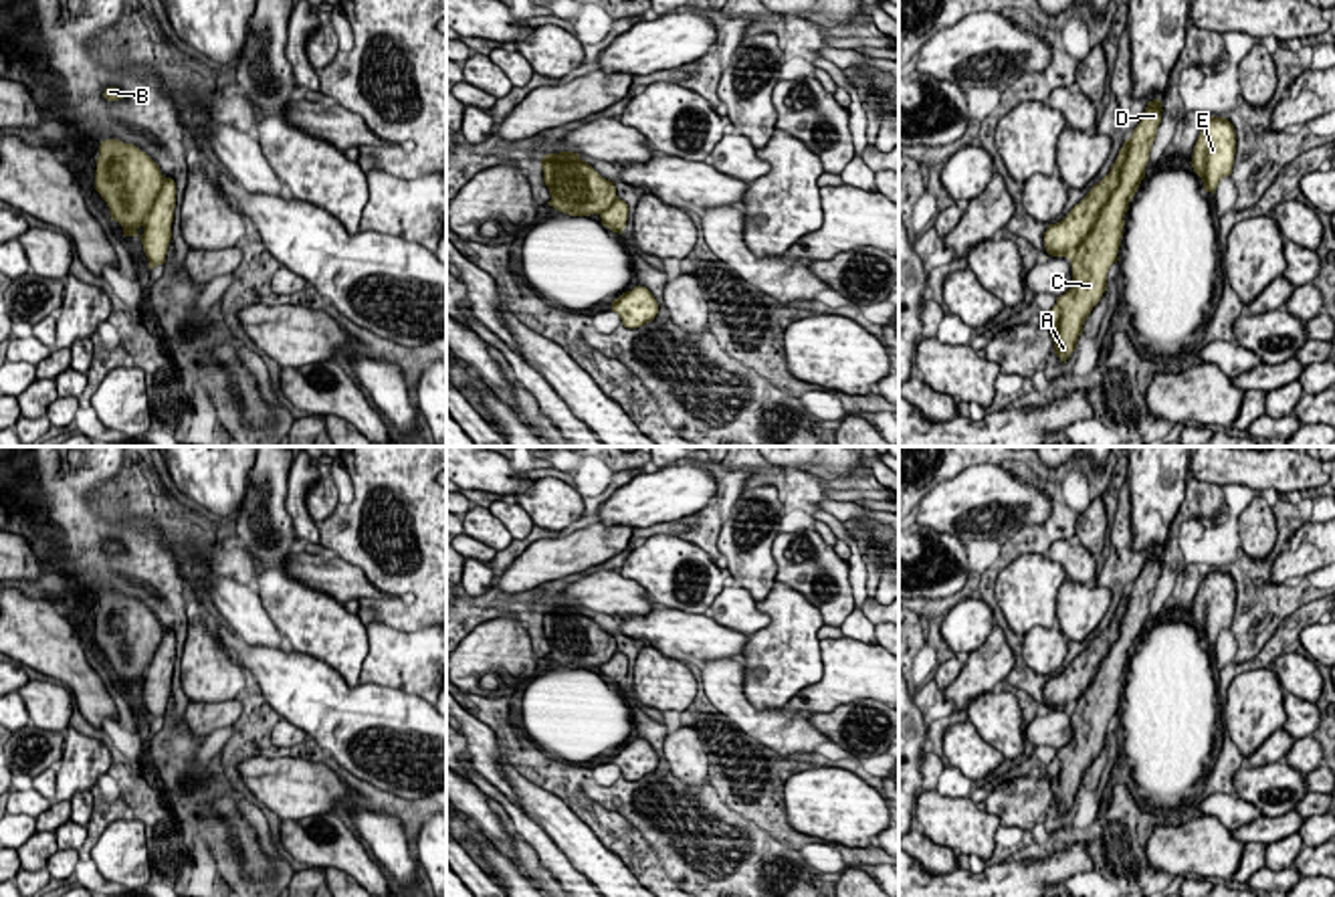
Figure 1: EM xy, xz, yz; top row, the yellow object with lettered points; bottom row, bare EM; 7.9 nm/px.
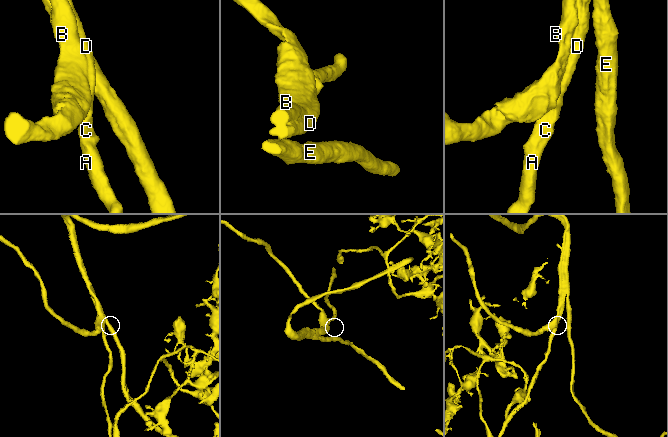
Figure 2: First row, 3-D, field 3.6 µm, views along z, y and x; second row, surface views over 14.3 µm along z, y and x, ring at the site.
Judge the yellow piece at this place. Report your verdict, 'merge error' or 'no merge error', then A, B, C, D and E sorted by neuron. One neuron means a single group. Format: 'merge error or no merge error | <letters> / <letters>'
no merge error | A B C D E

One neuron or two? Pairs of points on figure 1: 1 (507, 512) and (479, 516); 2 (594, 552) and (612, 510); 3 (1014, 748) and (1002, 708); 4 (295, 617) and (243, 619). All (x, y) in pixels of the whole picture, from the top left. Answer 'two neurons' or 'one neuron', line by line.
1: one neuron
2: two neurons
3: one neuron
4: two neurons

